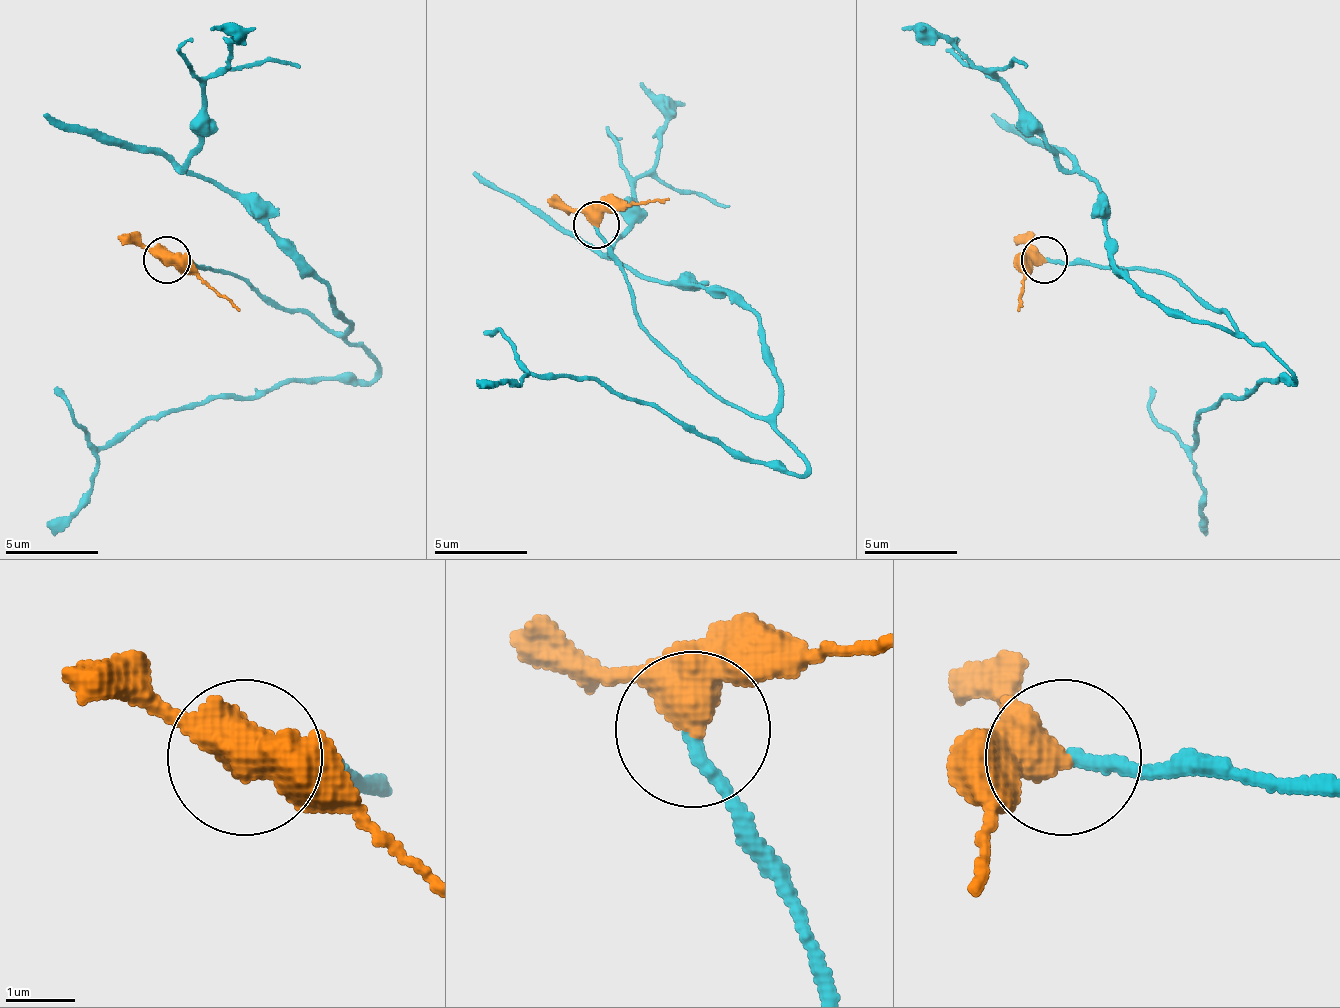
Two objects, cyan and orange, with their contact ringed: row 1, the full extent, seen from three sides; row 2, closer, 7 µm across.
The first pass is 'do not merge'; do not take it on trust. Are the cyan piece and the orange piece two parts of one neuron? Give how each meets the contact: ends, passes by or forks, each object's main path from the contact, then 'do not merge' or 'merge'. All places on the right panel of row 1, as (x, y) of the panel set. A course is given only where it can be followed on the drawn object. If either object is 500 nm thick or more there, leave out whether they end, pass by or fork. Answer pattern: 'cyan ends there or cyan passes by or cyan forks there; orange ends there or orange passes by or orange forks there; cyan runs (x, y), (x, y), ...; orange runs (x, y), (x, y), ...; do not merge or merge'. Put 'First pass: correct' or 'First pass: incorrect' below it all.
cyan ends there; orange passes by; cyan runs (1045, 258), (1167, 272), (1232, 333), (1139, 287), (1115, 263), (1101, 188), (980, 67), (900, 29); orange runs (1045, 258), (1027, 272), (1017, 310); merge
First pass: incorrect

